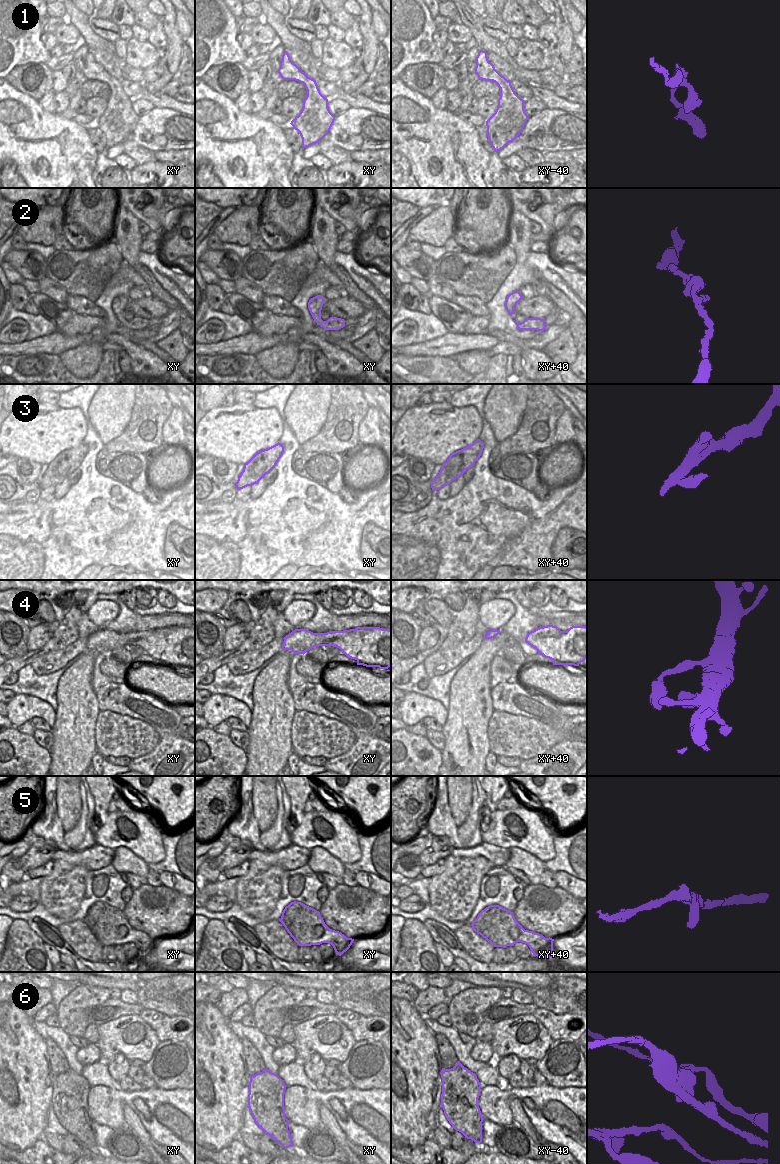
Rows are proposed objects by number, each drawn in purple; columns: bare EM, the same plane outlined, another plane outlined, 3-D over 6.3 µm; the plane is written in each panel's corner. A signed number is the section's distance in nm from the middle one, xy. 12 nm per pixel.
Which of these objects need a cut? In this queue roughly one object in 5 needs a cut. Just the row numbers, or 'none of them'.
6

